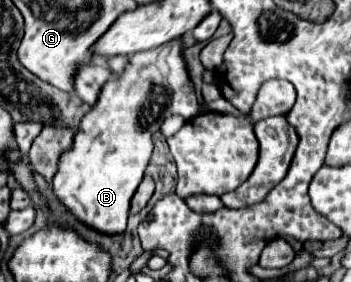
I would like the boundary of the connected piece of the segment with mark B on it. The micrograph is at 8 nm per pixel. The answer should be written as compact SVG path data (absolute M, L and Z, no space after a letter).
M175 38L165 46L129 56L121 78L105 84L97 106L91 106L81 120L71 148L61 154L53 192L87 226L105 234L123 232L127 228L129 202L153 154L153 134L167 116L197 116L199 102L183 50L183 40Z

